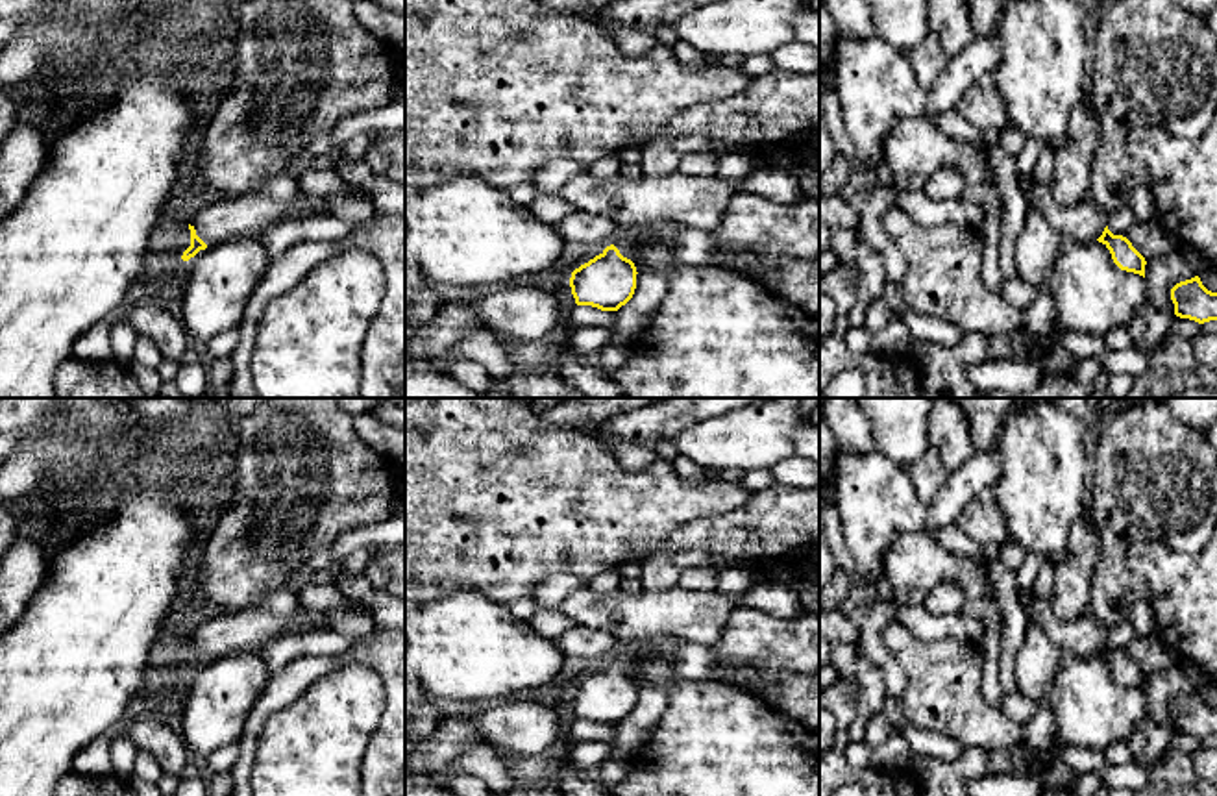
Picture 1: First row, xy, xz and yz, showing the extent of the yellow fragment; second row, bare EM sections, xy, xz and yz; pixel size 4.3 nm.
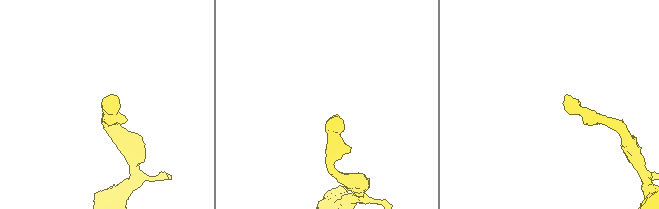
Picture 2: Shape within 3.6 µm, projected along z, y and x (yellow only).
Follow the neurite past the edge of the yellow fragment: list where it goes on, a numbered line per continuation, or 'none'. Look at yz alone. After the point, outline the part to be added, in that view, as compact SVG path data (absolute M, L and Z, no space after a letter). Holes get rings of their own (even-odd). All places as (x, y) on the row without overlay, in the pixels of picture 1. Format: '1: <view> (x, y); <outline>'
1: yz (1082, 637); M1034 594L1025 611L1036 618L1063 657L1093 657L1106 642L1104 629L1088 613L1063 622L1054 615L1051 602L1041 602Z

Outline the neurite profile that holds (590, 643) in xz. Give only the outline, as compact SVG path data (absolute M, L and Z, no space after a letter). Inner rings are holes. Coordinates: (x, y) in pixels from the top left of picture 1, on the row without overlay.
M583 626L564 631L553 639L553 642L559 646L564 657L586 659L605 659L621 648L620 641L612 633Z

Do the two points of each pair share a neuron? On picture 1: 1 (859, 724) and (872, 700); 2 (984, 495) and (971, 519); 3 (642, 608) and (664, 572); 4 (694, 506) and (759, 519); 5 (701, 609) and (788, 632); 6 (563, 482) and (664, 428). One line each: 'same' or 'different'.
1: different
2: same
3: different
4: different
5: different
6: different

